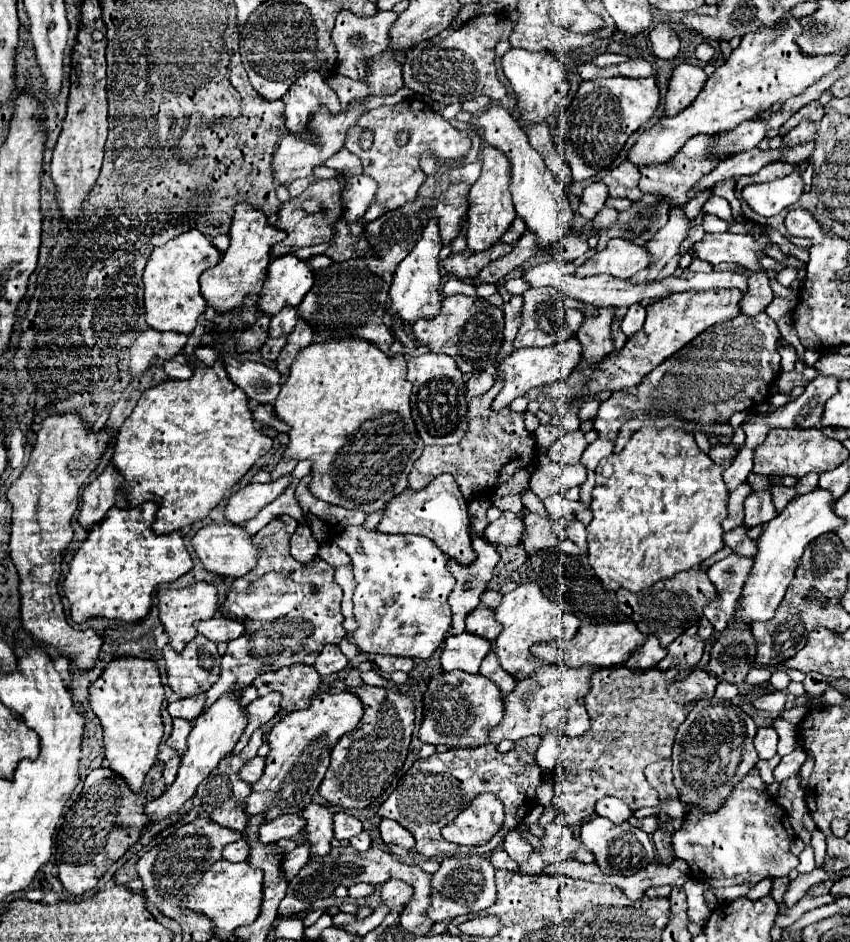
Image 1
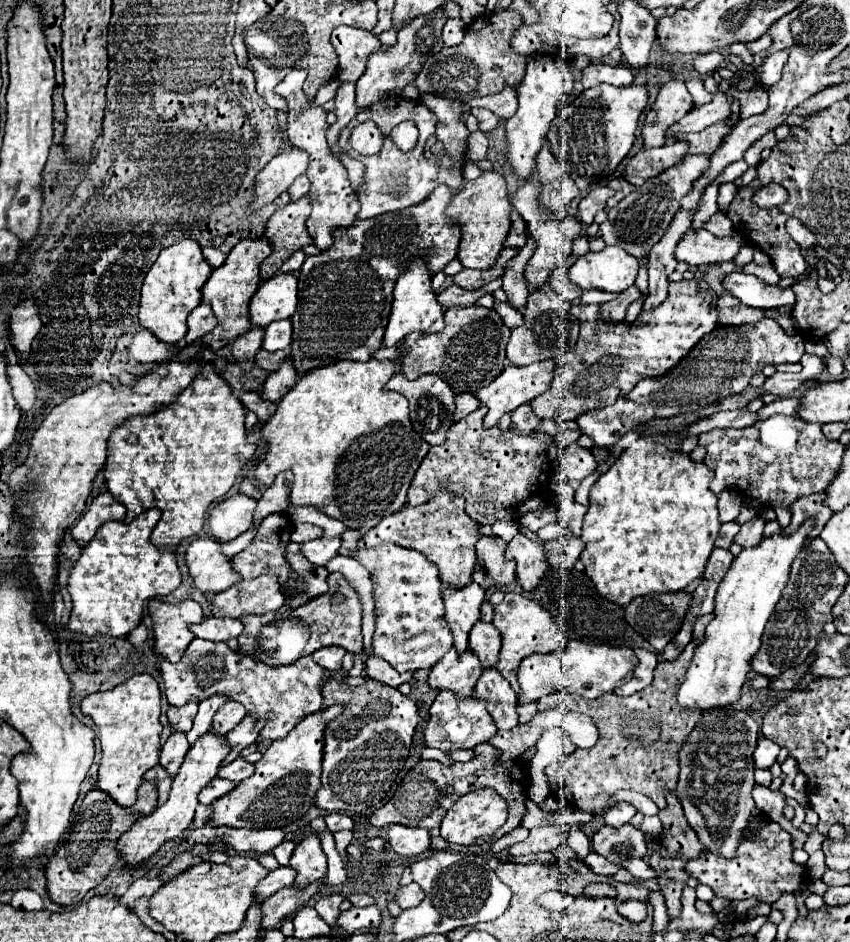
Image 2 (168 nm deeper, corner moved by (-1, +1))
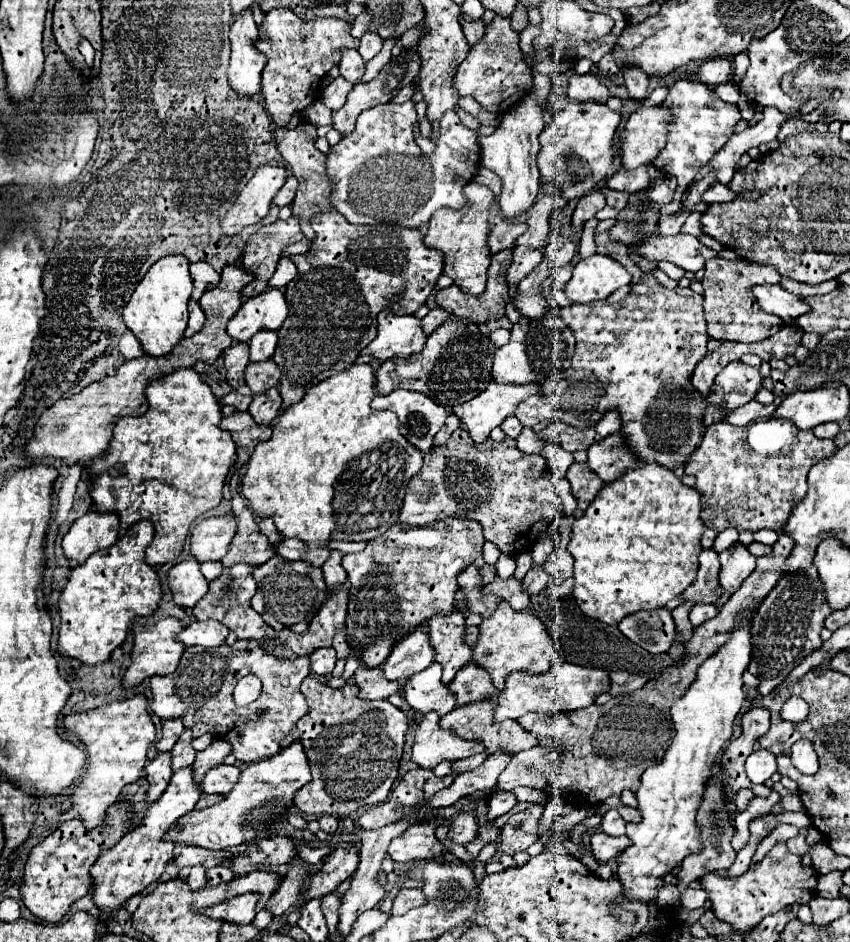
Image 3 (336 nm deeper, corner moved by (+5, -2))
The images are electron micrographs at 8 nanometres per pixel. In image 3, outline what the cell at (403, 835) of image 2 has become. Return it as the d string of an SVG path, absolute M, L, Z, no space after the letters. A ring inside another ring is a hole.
M425 820L409 826L401 836L389 844L389 856L395 862L409 860L431 860L443 852L443 846L435 838L435 828L443 820Z

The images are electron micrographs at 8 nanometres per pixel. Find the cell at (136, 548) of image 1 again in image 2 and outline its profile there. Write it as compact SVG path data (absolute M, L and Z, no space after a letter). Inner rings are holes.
M151 508L131 523L109 521L99 529L95 541L85 545L67 585L73 601L69 619L69 629L73 633L83 633L87 637L125 637L139 625L143 601L165 597L181 585L181 573L173 549L155 549L150 541L151 532L161 515L159 509Z

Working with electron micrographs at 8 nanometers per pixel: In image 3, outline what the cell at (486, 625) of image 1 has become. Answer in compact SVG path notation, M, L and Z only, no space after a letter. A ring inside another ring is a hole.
M471 662L457 672L457 676L449 682L449 688L457 698L457 706L475 700L485 700L497 694L497 688L489 680L489 672L485 672L485 668Z

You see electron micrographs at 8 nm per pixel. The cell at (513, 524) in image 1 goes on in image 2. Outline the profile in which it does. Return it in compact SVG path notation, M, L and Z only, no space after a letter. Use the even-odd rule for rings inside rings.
M481 537L475 547L477 547L479 567L485 569L487 577L491 577L497 587L503 587L515 581L515 563L505 561L507 543L503 539Z

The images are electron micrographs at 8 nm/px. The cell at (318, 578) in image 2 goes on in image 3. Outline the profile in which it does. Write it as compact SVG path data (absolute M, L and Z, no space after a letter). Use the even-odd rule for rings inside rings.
M273 556L261 568L257 566L253 570L253 578L259 584L257 594L251 600L253 610L261 614L261 618L275 628L275 632L281 632L285 628L303 634L311 622L311 618L317 614L321 604L327 598L327 586L323 572L319 568L313 568L311 564L299 560L299 562L289 562L281 556Z

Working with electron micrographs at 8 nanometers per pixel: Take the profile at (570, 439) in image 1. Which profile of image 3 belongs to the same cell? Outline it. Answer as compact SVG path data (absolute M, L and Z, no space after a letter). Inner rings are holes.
M573 462L567 470L571 492L579 502L591 502L603 486L603 480L589 470L585 462Z

